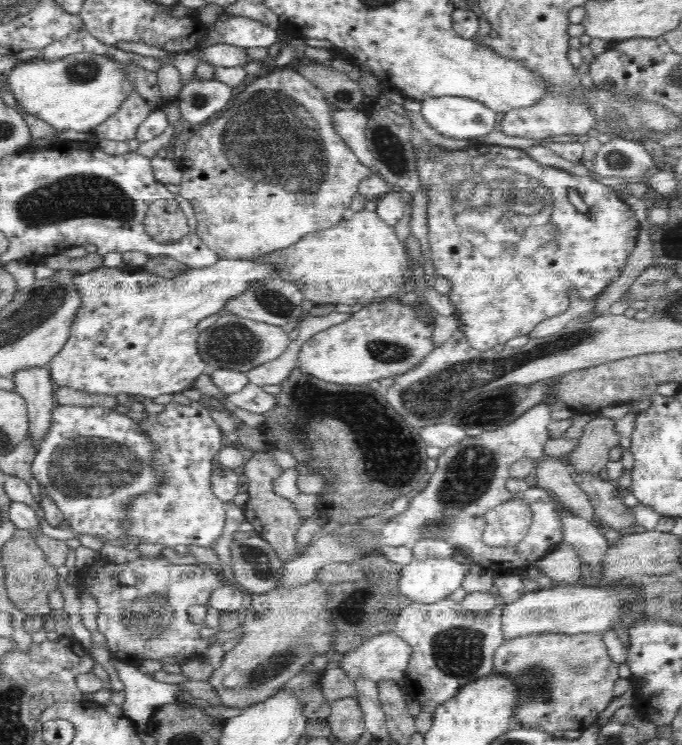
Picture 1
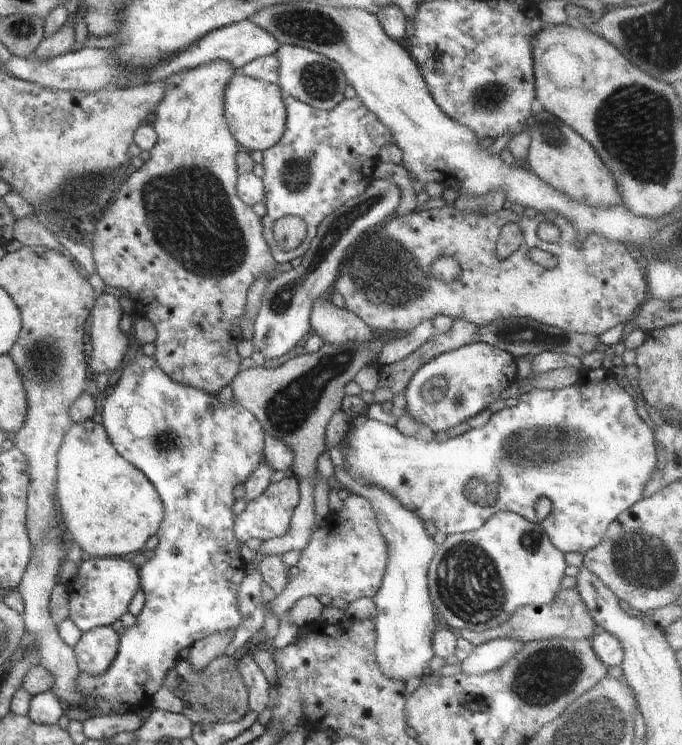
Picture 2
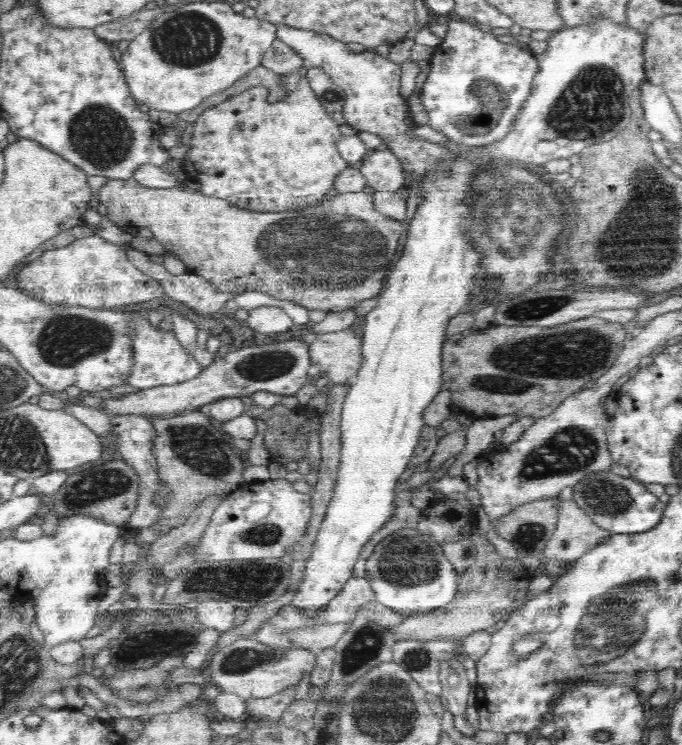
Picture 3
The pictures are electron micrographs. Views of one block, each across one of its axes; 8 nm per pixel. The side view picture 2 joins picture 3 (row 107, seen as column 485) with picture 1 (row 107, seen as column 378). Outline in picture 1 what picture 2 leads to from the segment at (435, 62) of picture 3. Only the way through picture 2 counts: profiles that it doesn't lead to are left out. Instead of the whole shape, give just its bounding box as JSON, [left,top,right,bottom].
[421,96,496,140]

